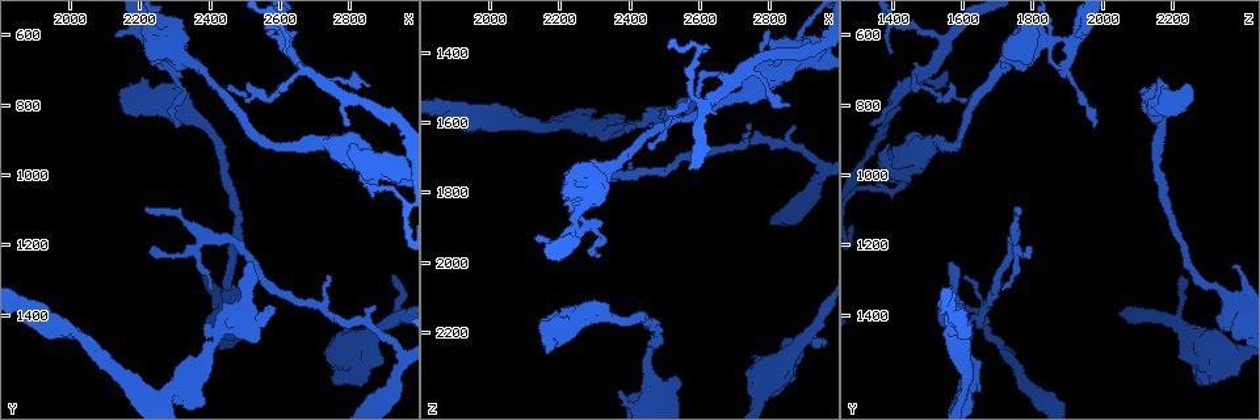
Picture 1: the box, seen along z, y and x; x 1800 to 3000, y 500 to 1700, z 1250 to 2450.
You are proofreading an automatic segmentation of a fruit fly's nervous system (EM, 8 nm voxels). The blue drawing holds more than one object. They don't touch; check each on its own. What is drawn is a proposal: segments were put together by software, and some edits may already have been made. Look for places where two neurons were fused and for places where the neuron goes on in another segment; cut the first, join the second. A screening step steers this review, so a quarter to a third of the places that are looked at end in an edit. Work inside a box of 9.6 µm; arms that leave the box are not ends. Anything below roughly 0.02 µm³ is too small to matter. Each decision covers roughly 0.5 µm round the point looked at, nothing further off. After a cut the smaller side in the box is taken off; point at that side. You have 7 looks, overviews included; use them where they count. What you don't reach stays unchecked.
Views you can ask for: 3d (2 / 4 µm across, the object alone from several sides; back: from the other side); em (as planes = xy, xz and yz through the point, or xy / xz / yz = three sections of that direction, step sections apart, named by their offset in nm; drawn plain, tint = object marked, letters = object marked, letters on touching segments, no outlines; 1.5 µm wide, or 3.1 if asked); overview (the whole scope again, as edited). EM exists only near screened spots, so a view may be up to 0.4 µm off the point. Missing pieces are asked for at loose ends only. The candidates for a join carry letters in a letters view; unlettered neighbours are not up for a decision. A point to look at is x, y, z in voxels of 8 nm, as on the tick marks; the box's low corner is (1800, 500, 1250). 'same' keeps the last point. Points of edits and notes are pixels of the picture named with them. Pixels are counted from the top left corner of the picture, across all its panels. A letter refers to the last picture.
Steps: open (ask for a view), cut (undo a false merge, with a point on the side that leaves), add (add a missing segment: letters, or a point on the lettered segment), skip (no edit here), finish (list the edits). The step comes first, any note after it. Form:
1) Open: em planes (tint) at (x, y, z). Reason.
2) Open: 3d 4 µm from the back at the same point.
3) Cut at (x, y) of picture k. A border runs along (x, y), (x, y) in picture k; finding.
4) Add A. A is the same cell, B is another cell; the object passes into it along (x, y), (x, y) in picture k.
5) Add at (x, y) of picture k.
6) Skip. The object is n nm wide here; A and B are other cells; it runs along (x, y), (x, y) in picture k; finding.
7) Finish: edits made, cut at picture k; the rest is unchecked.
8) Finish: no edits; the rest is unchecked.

Open: em xz step 4 (tint) at (2850, 980, 1430). Abrupt turn.

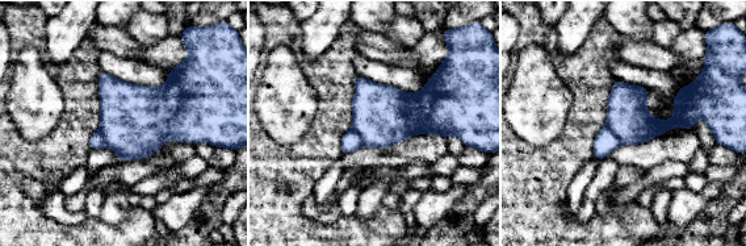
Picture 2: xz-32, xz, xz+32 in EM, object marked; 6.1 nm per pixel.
Open: em xz step 4 (letters) at the same point.

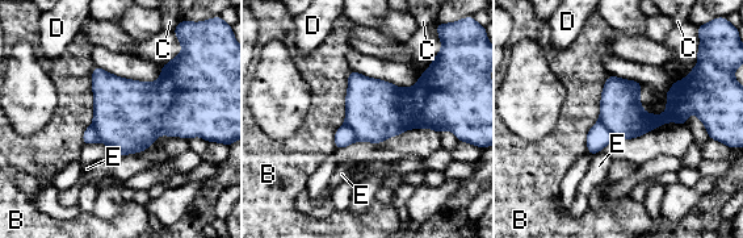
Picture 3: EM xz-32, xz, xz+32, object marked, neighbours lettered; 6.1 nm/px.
Cut at (638, 130) of picture 3. B, C, D and E are other cells; a border runs along (646, 132), (637, 125), (630, 137) in picture 3; a second neuron is stuck on.

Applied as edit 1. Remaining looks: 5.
Open: overview.

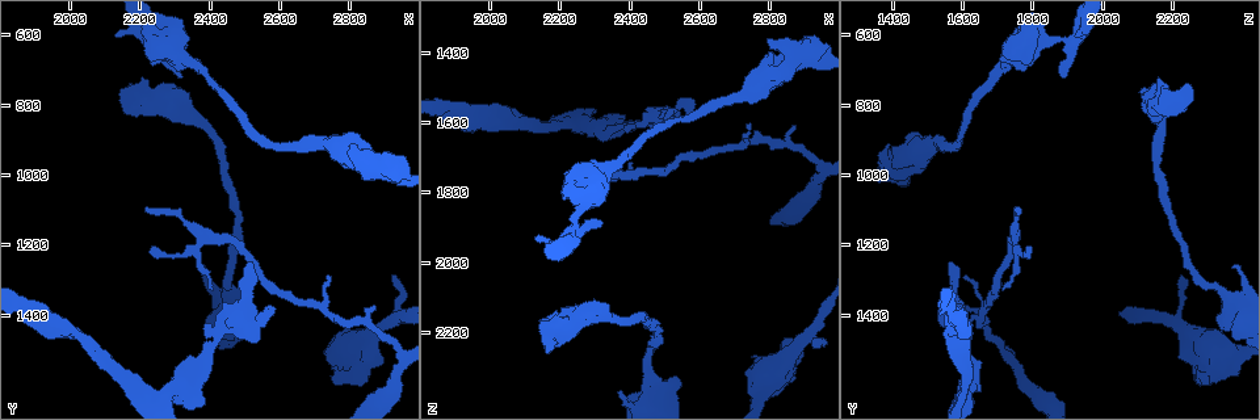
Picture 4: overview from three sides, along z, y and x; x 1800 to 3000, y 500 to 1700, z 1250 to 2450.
Open: em xz step 8 (letters) at (2130, 610, 1930). Free end.

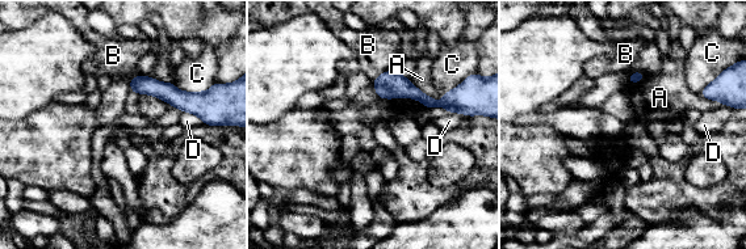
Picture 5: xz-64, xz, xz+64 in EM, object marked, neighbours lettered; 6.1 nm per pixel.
Skip. A, B, C and D are other cells; it runs along (377, 81), (434, 104), (449, 96) in picture 5; no lettered segment goes on from it.

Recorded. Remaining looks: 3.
Open: 3d 4 µm at (2210, 1100, 1760). Branch stops here.

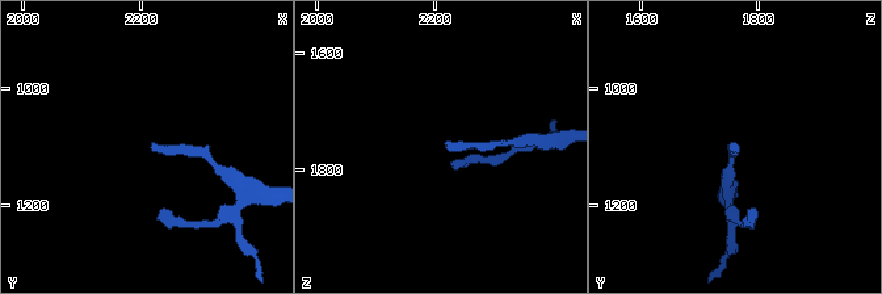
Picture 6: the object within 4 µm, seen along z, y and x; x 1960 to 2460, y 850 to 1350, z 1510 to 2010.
Open: em xy step 8 (tint) at (2215, 1100, 1750). Shape alone is not enough.

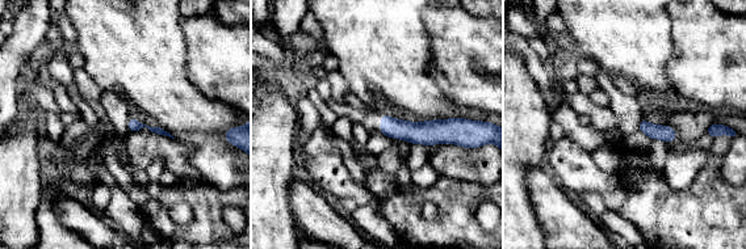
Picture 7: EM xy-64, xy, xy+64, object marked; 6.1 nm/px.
Open: em planes (letters) at the same point.

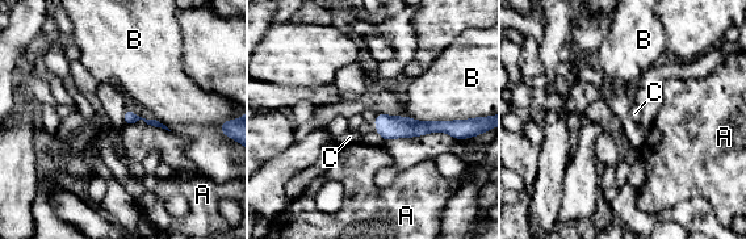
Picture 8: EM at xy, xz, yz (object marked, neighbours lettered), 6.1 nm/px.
Add C. The longest contact is with B, 360 nm; C is the same cell, A and B are other cells; the neuron continues.

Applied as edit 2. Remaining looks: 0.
Finish: edits made, cut at picture 3, add at picture 8; the rest is unchecked.

